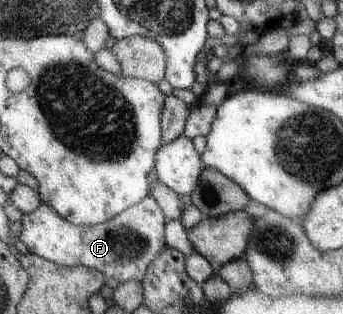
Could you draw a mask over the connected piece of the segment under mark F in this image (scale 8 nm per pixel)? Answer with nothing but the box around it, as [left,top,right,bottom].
[19,195,167,284]

